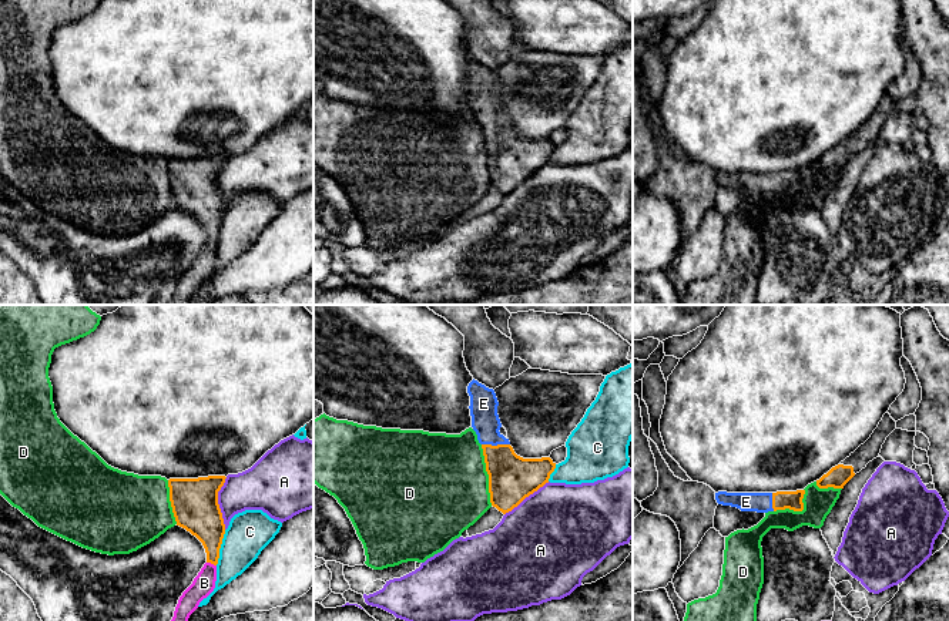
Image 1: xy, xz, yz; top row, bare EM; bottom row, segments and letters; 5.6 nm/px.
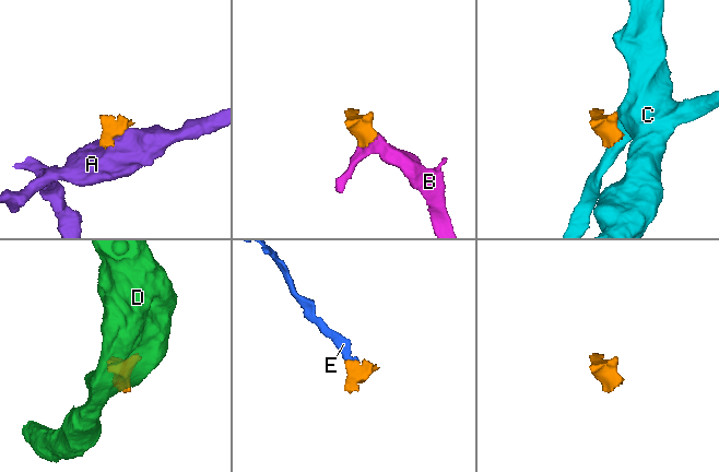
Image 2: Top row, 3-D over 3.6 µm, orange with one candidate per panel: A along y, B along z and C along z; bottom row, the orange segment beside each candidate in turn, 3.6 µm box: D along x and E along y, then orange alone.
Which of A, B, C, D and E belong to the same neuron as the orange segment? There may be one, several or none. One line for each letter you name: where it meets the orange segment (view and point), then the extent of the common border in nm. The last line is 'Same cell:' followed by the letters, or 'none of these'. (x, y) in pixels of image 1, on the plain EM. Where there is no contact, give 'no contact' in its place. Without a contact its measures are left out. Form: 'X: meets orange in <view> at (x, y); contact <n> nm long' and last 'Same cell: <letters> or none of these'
B: meets orange in xy at (211, 244); contact 60 nm long
E: meets orange in xz at (498, 126); contact 160 nm long
Same cell: B, E

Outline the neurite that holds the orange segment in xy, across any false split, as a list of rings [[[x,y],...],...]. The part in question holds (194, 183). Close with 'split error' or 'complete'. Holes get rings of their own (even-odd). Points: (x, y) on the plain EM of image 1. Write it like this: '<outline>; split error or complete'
[[[225,157],[170,160],[170,182],[177,207],[195,216],[204,226],[207,244],[182,273],[168,305],[187,305],[190,296],[215,269],[219,229],[225,205],[218,185],[218,172]]]; split error

